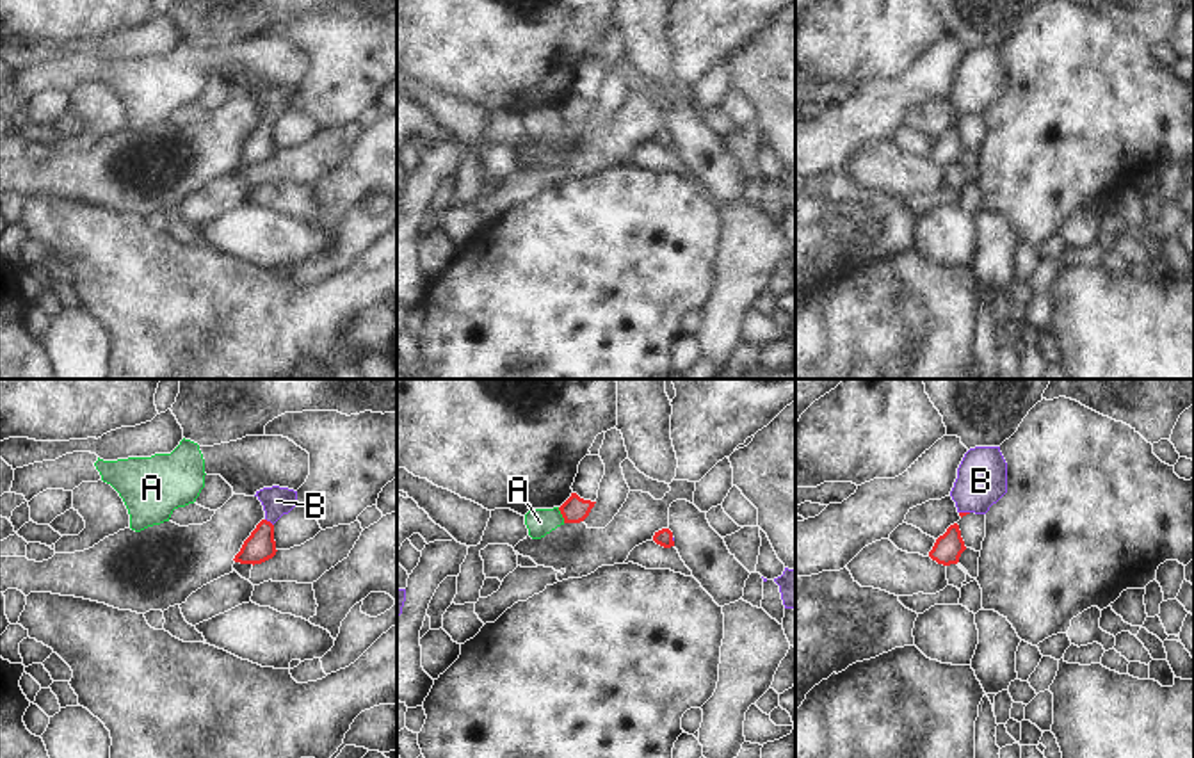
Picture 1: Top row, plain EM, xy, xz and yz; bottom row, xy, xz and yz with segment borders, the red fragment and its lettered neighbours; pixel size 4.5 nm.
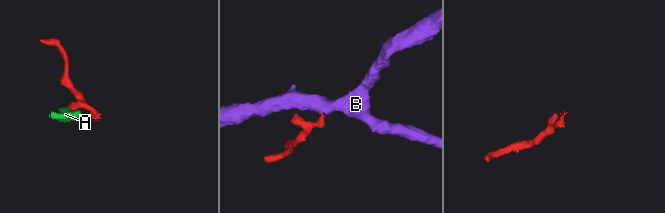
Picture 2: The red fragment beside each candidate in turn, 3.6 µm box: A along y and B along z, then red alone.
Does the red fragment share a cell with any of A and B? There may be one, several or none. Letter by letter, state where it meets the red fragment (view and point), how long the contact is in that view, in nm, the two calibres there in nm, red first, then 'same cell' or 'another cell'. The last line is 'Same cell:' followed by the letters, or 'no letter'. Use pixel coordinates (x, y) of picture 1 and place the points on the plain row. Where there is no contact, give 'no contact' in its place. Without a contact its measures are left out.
A: meets red in xz at (561, 114); contact 80 nm long; 120 nm thick on the red side, 130 nm on the other; another cell
B: meets red in xy at (269, 123); contact 50 nm long; 140 nm thick on the red side, 130 nm on the other; same cell
Same cell: B

